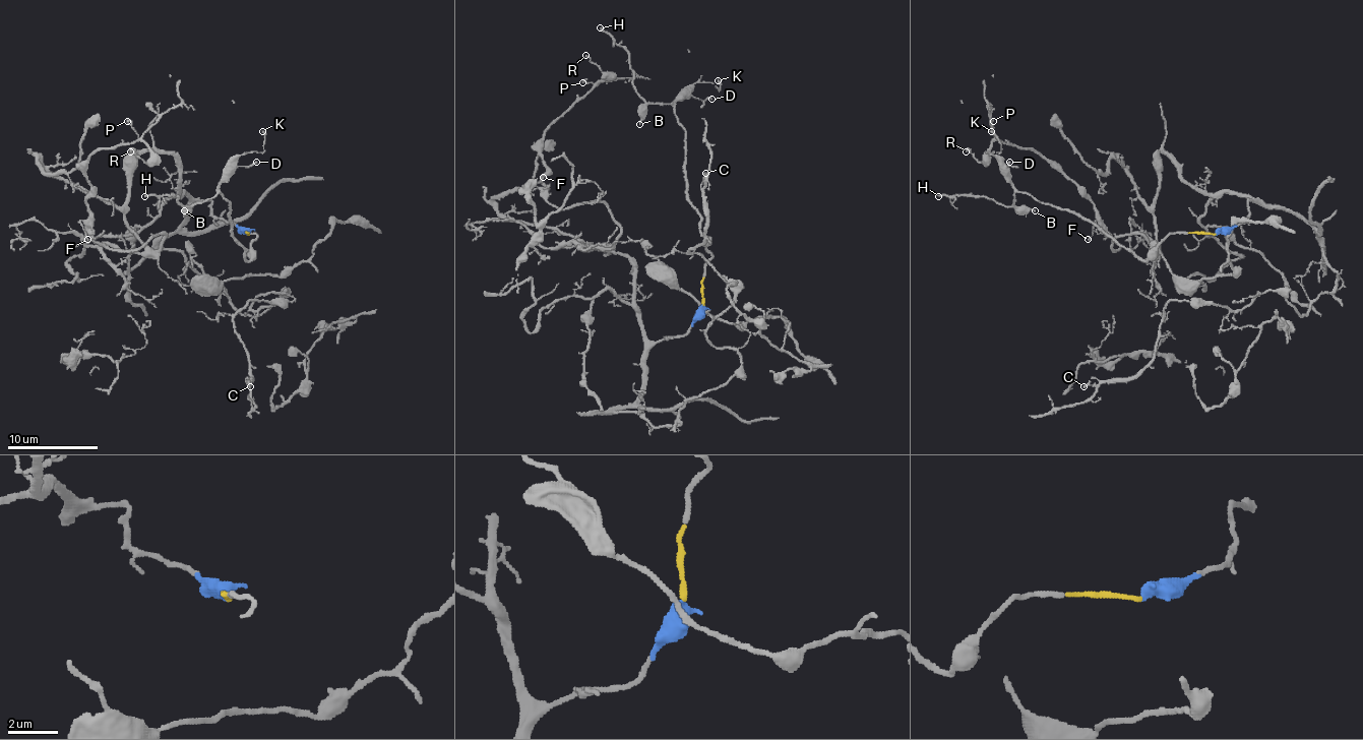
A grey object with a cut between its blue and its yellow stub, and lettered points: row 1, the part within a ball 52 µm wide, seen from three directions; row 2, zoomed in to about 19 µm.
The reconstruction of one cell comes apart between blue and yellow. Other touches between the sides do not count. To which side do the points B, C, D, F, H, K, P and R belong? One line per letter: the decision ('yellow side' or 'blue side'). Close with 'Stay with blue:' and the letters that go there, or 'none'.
B: yellow side
C: blue side
D: yellow side
F: blue side
H: yellow side
K: yellow side
P: blue side
R: blue side
Stay with blue: C, F, P, R

